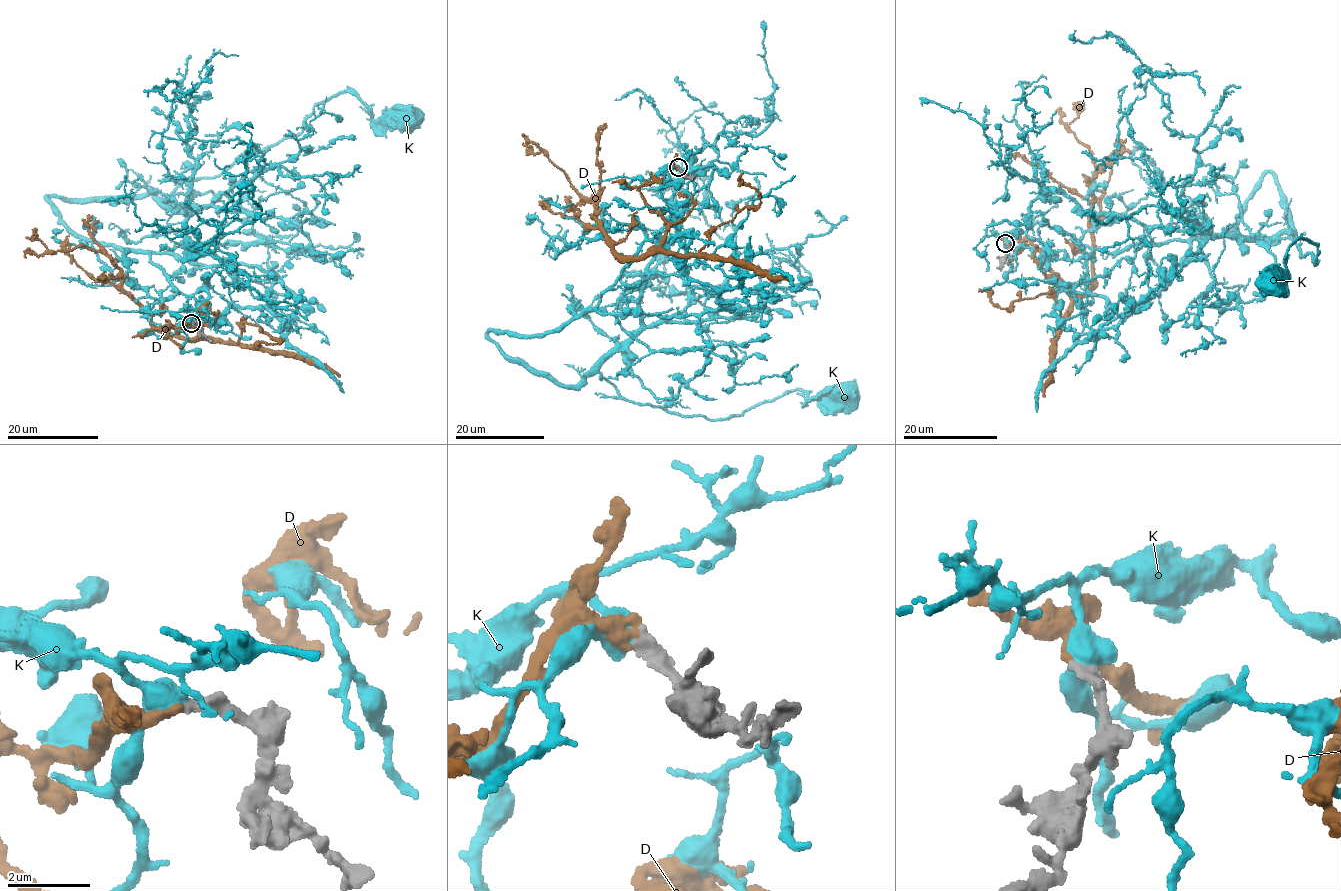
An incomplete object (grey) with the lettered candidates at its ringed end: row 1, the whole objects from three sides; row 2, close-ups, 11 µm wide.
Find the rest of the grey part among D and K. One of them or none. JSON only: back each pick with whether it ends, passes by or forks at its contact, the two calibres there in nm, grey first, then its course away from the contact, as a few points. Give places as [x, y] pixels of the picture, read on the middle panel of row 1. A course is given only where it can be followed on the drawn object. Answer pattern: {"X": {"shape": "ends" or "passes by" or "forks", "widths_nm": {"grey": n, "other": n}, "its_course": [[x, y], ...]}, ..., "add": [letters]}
{"D": {"shape": "ends", "widths_nm": {"grey": 320, "other": 320}, "its_course": [[678, 168], [640, 186], [667, 225], [664, 240], [620, 255], [594, 204], [522, 143]]}, "add": ["D"]}

